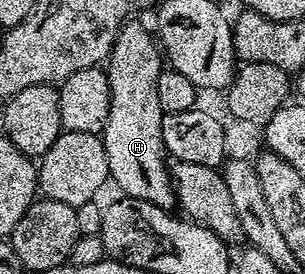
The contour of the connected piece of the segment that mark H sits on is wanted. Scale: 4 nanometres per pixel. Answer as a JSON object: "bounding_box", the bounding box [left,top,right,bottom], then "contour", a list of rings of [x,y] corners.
{"bounding_box":[100,20,176,208],"contour":[[[138,20],[127,21],[116,36],[108,57],[110,111],[108,124],[100,137],[108,156],[109,181],[115,182],[127,198],[148,200],[148,204],[170,208],[176,199],[162,139],[163,113],[156,93],[156,80],[163,69],[164,54],[155,35],[151,31],[149,34]]]}

